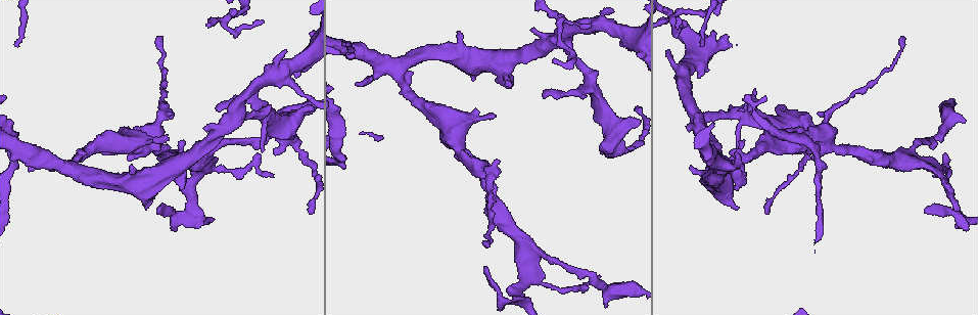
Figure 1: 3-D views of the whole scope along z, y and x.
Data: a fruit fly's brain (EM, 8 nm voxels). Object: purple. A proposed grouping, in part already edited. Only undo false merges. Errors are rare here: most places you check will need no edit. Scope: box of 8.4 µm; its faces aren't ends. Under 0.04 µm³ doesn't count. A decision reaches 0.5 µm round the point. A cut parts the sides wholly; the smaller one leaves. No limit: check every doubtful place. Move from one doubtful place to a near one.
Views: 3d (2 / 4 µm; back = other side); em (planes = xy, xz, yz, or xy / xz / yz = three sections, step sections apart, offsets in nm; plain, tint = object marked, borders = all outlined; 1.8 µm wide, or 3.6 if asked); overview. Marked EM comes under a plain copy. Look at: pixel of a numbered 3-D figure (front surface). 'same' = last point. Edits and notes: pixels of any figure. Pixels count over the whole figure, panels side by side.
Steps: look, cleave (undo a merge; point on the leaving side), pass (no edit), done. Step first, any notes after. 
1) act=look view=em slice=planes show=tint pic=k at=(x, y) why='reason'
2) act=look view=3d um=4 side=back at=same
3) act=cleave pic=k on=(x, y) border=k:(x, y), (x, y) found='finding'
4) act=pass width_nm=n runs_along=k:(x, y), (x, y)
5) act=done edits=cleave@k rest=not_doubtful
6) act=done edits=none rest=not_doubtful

act=look view=3d um=4 pic=1 at=(237, 116) why='three arms meet'

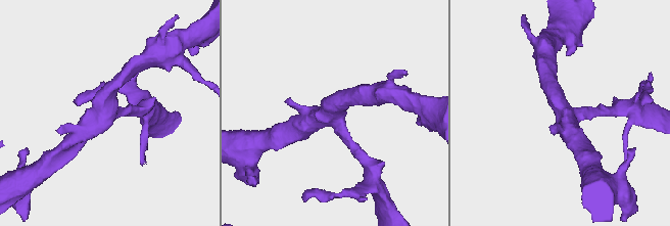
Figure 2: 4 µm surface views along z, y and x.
act=look view=em slice=xy step=16 show=tint pic=2 at=(103, 114) arms=3 arm_widths_nm=170,240,260

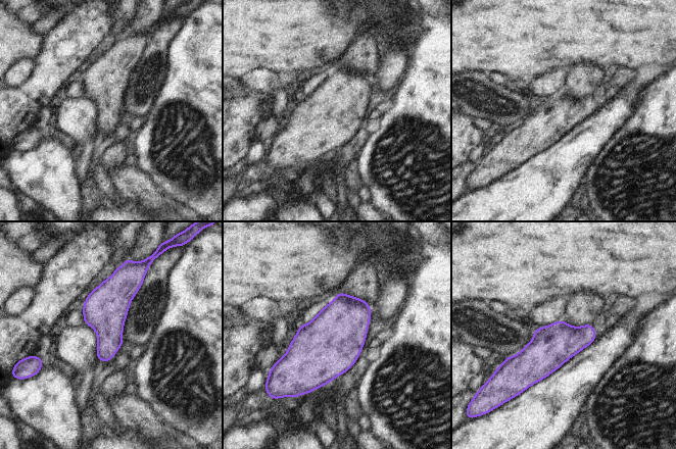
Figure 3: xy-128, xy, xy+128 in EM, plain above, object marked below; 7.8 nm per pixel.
act=look view=em slice=planes show=tint at=same

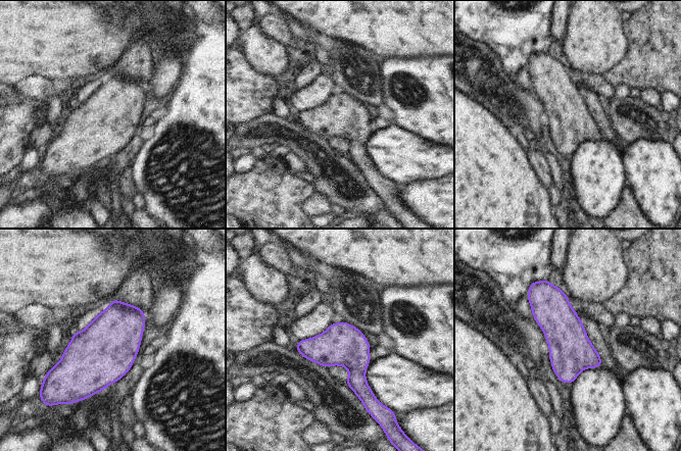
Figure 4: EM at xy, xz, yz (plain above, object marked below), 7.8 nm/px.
act=pass found='all the same neuron'

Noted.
act=look view=em um=3.6 slice=yz step=8 show=tint pic=1 at=(174, 172) why='thick turns thin'

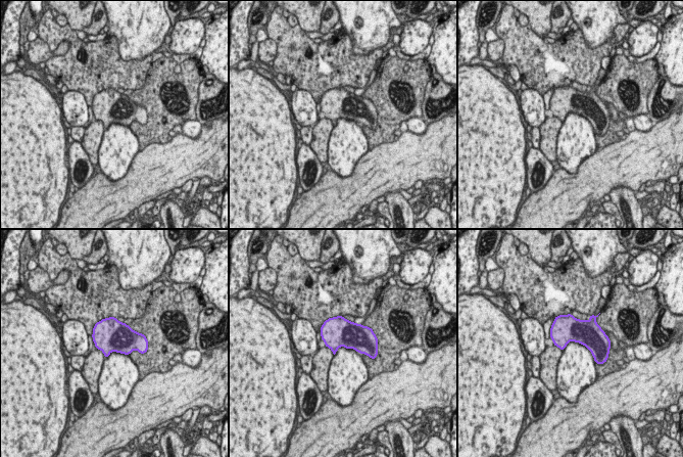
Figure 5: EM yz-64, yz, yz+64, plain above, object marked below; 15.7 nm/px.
act=look view=em um=3.6 slice=planes show=borders at=same why='cut it another way'

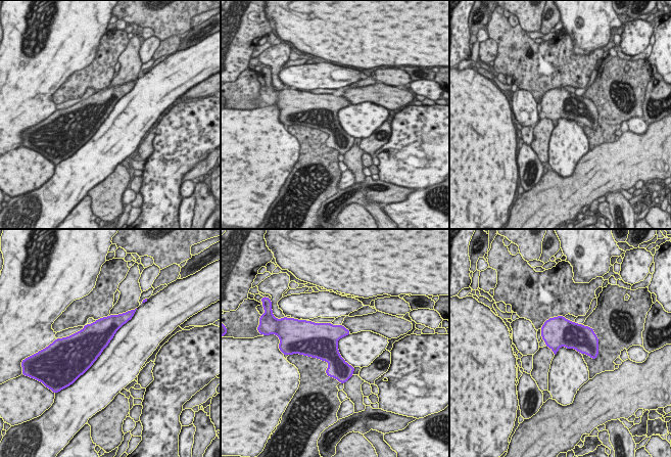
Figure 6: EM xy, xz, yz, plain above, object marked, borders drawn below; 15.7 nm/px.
act=pass width_nm=360 found='all the same neuron'

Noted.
act=look view=3d um=2 side=back pic=1 at=(281, 69) why='three-way junction'

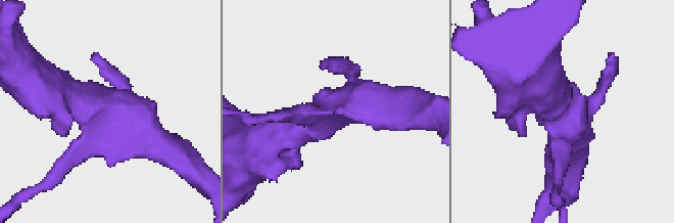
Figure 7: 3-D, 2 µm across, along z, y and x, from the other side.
act=look view=em slice=yz step=16 show=tint pic=7 at=(344, 106) why='need the tissue'

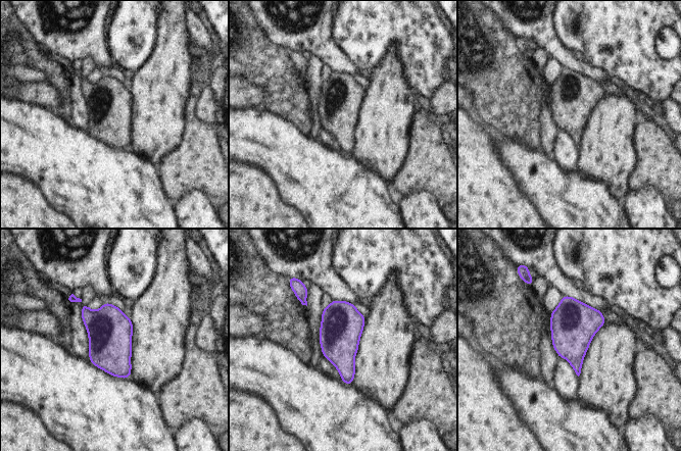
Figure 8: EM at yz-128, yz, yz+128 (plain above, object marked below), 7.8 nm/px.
act=look view=em slice=planes show=tint at=same

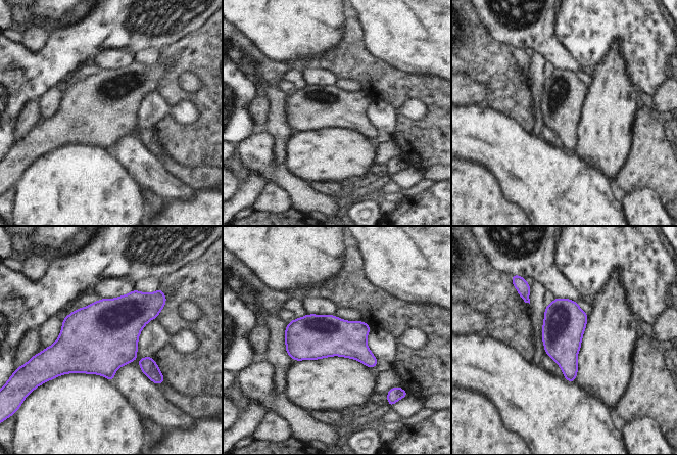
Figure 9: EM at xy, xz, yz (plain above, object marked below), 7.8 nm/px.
act=pass found='one neuron here'

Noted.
act=look view=em slice=planes show=tint pic=1 at=(516, 296) why='abrupt turn'

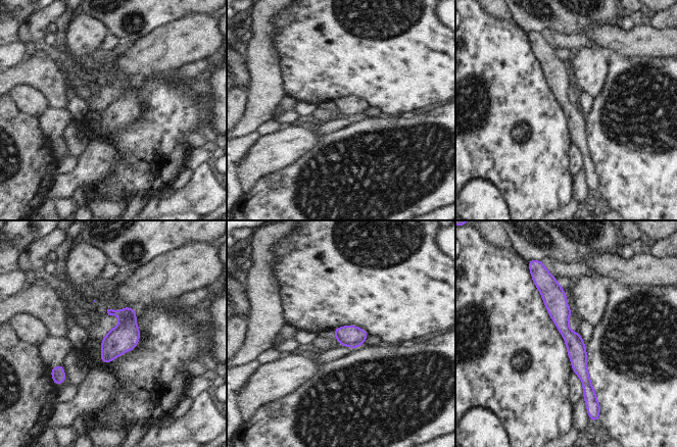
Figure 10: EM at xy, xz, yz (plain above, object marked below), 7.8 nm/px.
act=pass runs_along=10:(548, 278), (591, 392) found='continuous, no second neuron'

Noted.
act=done edits=none rest=not_doubtful

